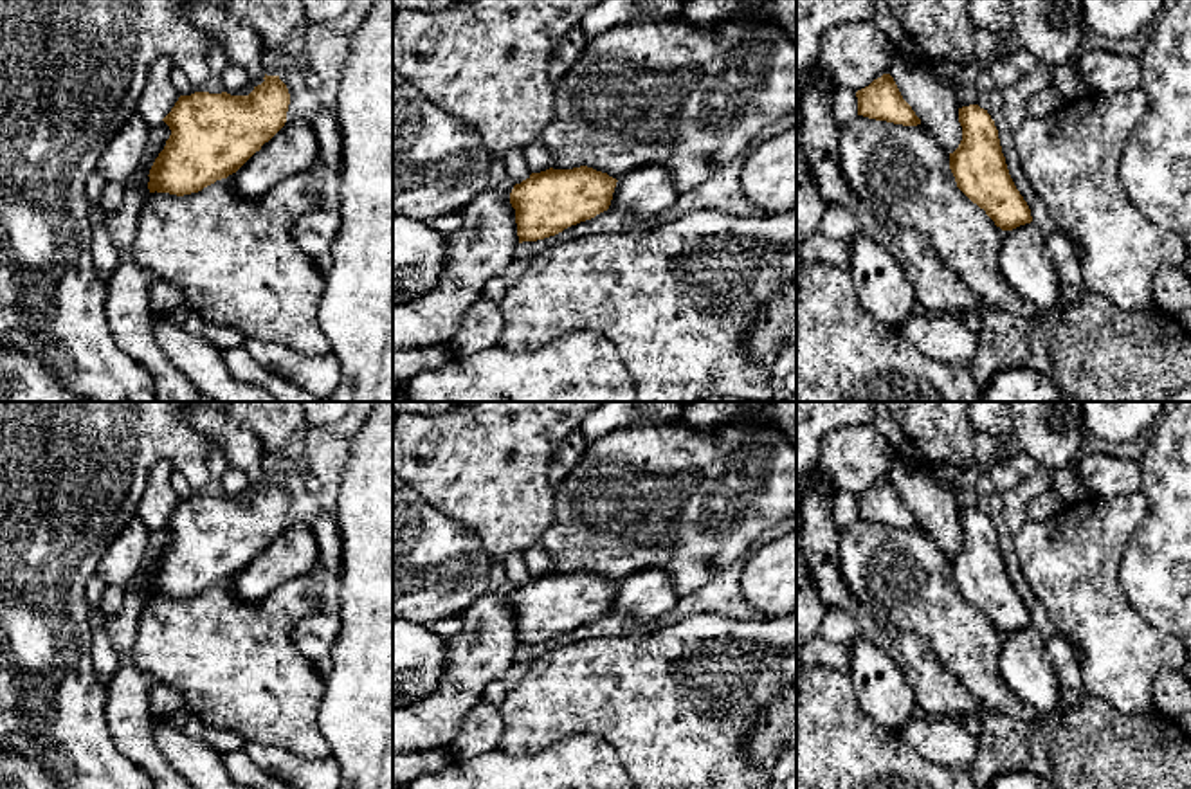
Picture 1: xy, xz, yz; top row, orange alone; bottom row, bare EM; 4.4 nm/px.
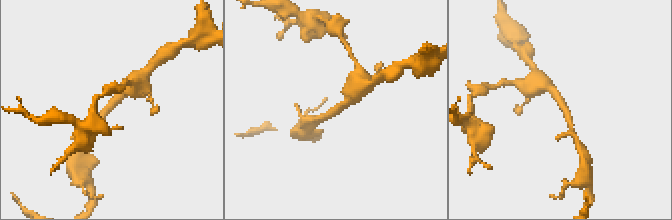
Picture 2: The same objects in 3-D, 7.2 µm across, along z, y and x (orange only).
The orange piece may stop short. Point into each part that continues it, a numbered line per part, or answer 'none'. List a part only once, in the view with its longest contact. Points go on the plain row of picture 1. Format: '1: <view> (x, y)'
none

